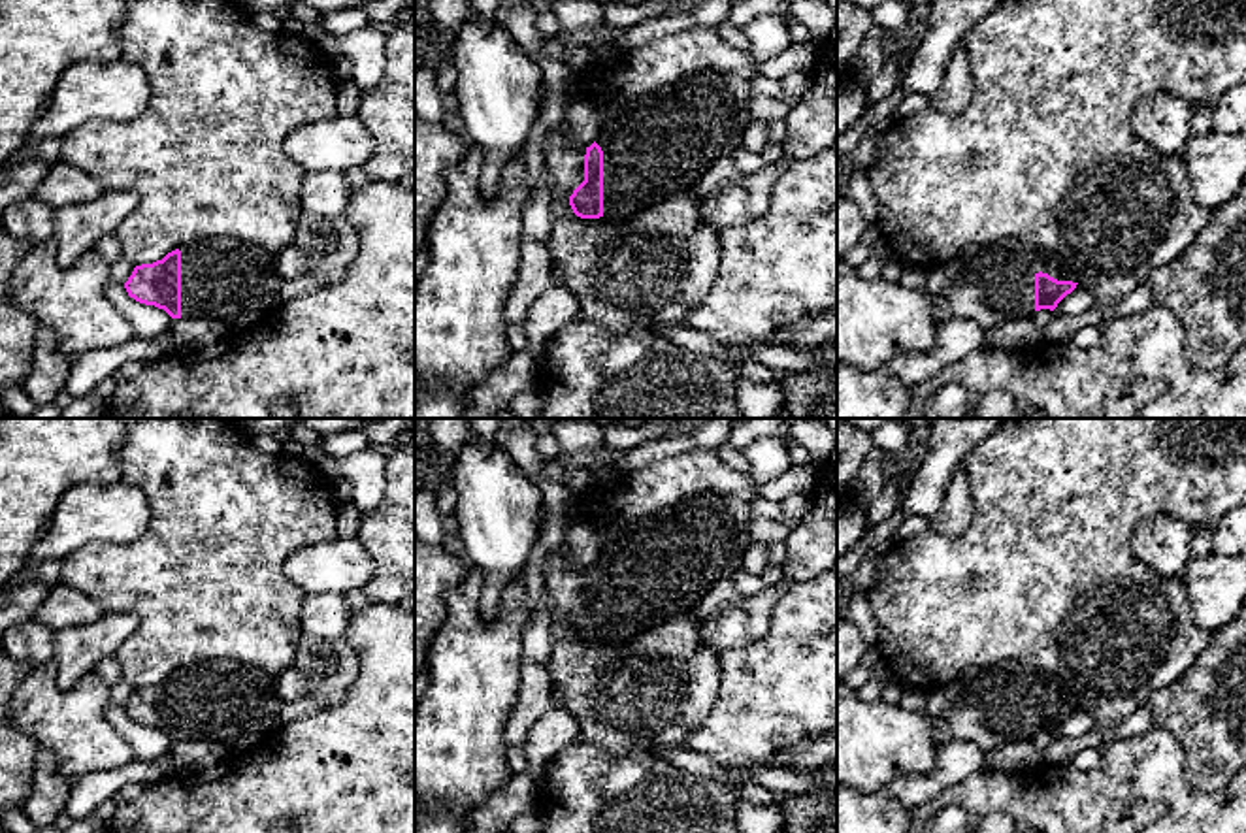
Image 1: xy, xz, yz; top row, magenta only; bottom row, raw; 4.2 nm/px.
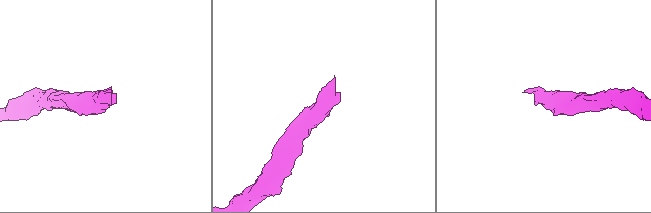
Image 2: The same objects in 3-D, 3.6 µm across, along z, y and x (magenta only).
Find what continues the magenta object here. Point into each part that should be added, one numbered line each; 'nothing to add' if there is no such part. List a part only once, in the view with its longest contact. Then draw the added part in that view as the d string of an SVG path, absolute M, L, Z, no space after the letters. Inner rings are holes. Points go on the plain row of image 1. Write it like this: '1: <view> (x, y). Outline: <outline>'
1: yz (992, 705). Outline: M1005 662L984 669L969 669L956 680L927 694L926 712L933 720L937 744L967 741L990 752L1008 741L1031 741L1035 737L1035 697L1042 694L1057 703L1078 705L1069 688L1052 673L1037 665Z

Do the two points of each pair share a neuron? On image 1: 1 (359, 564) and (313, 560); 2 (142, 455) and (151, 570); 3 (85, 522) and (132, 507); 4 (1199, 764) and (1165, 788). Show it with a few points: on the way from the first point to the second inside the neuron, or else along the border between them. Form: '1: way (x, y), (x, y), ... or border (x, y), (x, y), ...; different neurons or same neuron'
1: way (347, 564), (325, 564); same neuron
2: way (157, 483), (157, 489), (168, 500), (168, 541); same neuron
3: way (97, 513), (121, 511); same neuron
4: border (1169, 732), (1184, 779), (1201, 792), (1226, 788); different neurons

